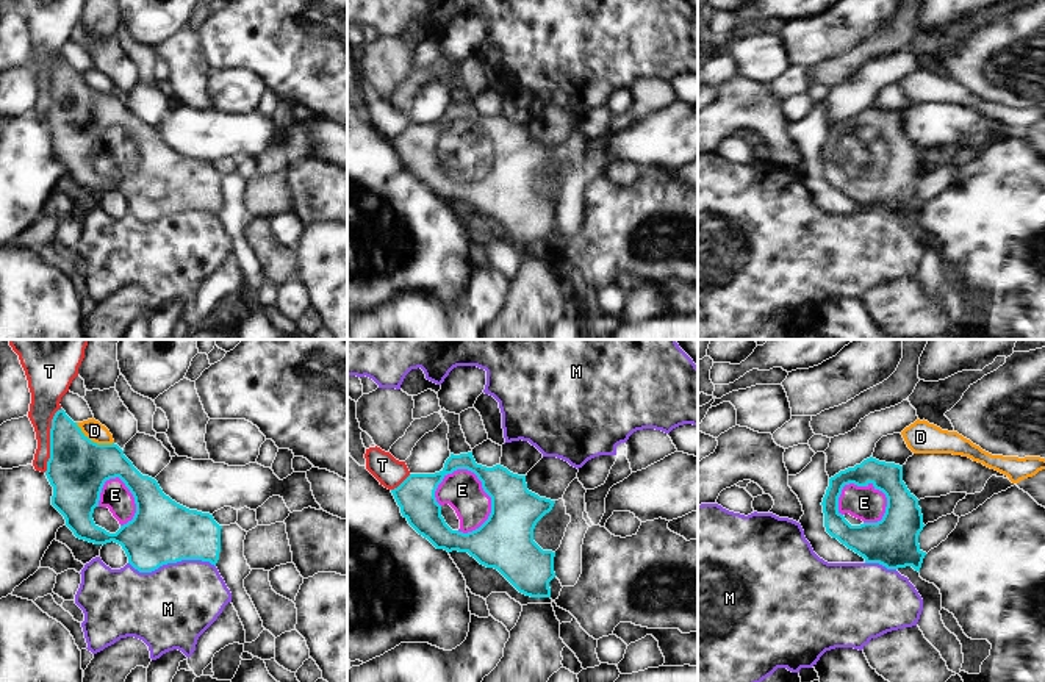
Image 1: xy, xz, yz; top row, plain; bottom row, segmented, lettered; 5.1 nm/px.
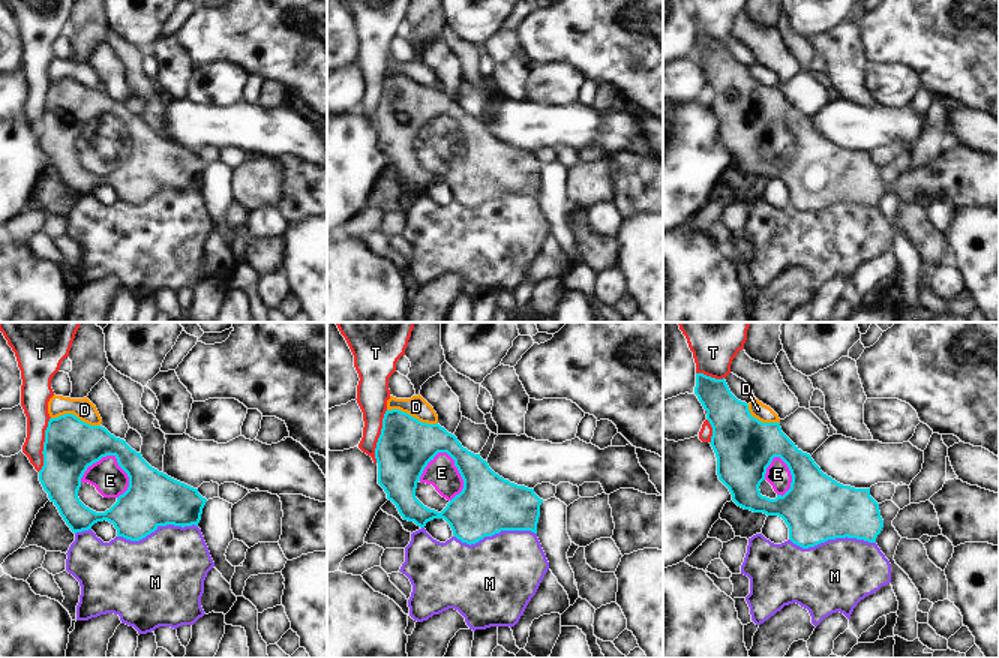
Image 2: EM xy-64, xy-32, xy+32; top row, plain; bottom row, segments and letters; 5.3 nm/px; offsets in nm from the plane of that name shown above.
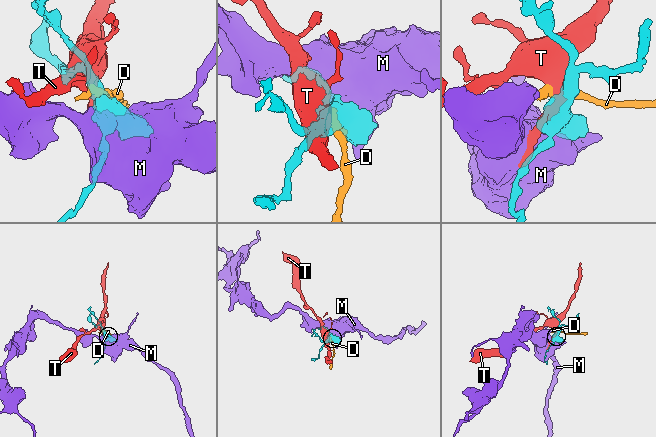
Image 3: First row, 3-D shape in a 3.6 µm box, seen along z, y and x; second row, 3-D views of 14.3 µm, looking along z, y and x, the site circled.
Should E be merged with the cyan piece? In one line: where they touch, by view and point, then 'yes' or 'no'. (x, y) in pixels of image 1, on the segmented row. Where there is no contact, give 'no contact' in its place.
xz (491, 499) | yes

